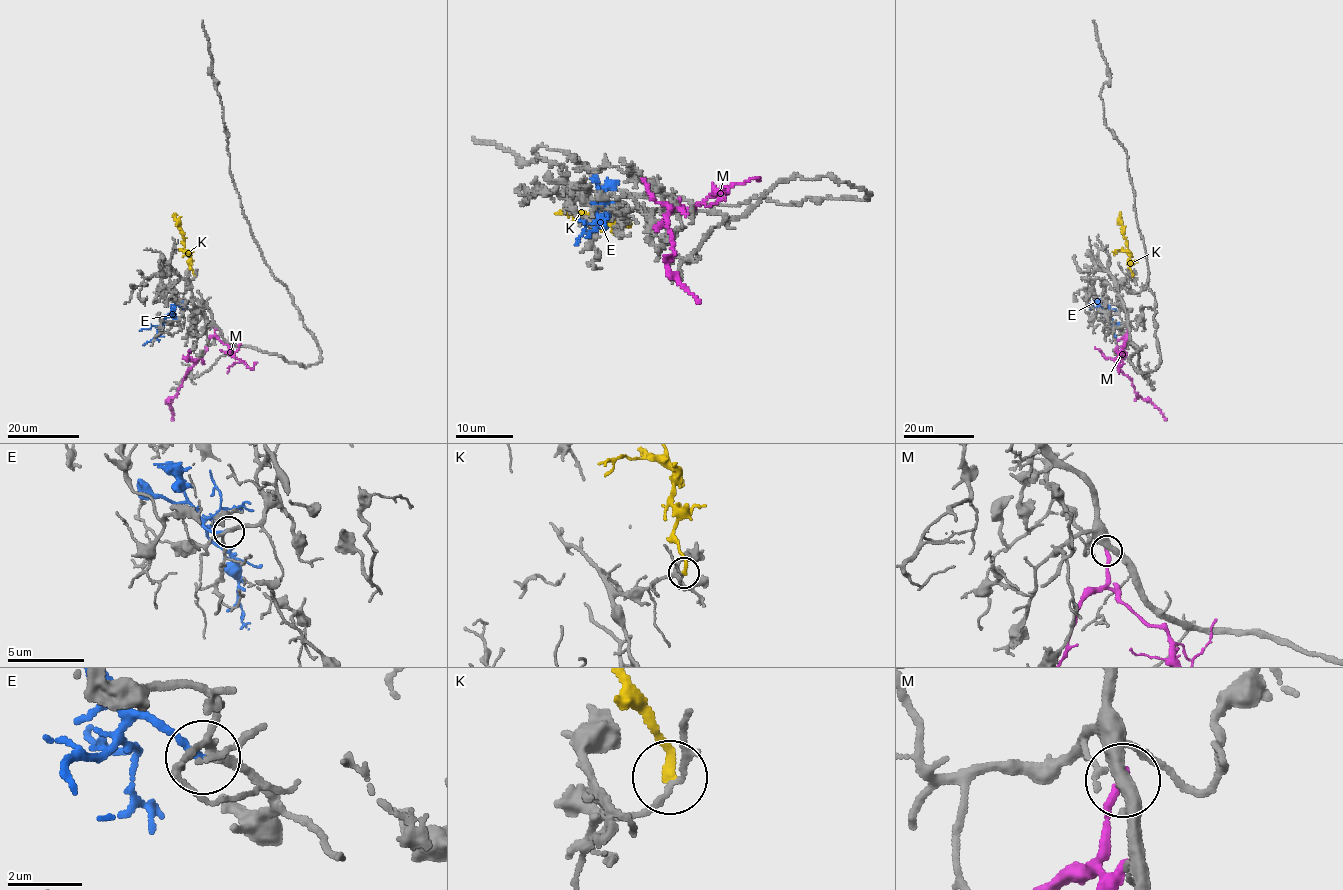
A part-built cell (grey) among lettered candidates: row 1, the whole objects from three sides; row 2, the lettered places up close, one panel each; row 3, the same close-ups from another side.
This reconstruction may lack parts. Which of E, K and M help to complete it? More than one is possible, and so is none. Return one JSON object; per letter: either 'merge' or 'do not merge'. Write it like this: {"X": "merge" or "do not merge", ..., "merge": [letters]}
{"E": "merge", "K": "do not merge", "M": "do not merge", "merge": ["E"]}

